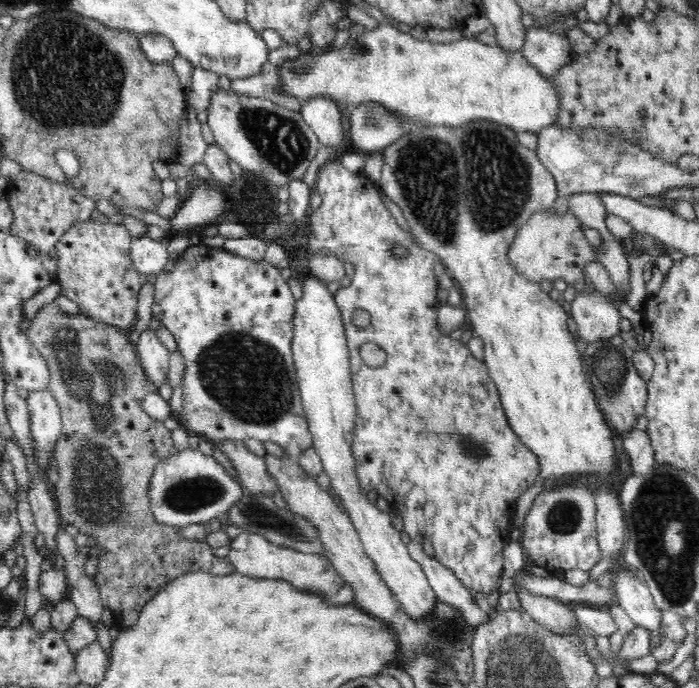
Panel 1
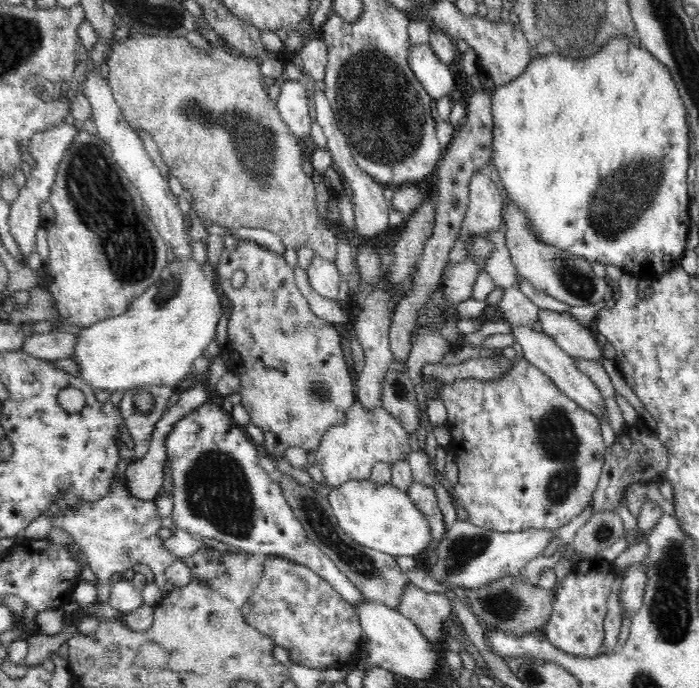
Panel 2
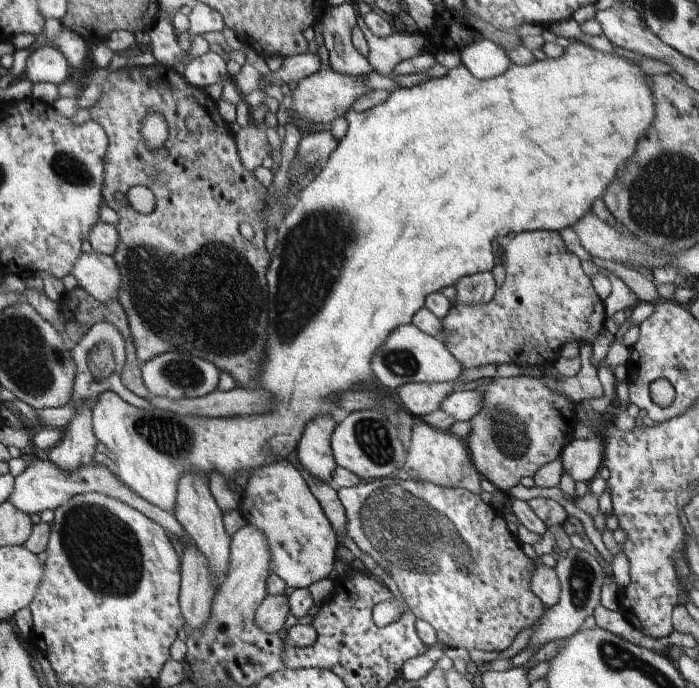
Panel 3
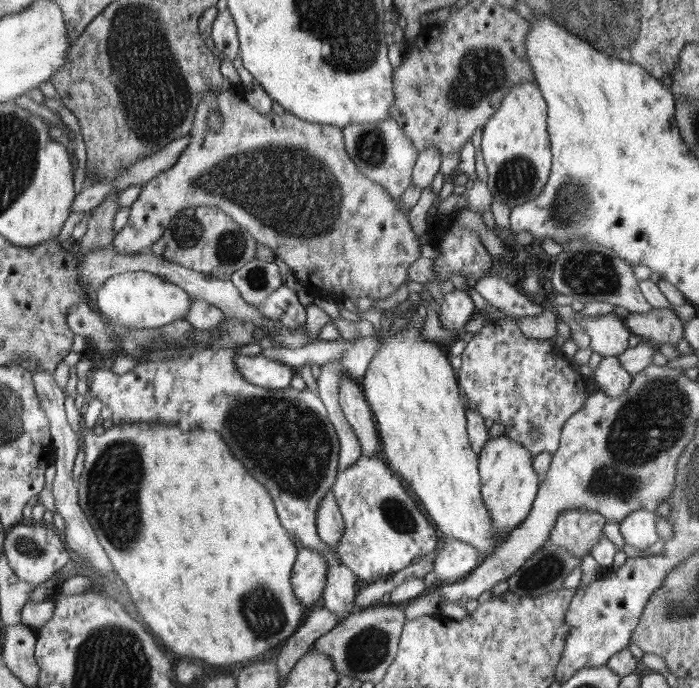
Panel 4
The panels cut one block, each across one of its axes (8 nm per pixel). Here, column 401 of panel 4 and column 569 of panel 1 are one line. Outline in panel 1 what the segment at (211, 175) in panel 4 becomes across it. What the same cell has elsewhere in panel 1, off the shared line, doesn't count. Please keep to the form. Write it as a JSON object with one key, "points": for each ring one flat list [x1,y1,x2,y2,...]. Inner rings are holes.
{"points":[[542,210,532,214,530,222,526,222,516,238,514,244,508,250,508,260,514,266,514,270,528,278,530,282,542,284,546,280,556,282,556,280,564,280,568,284,586,284,586,274,584,274,584,266,594,258,594,248,588,244,588,240,582,234,582,222,570,214,554,214,554,210]]}

